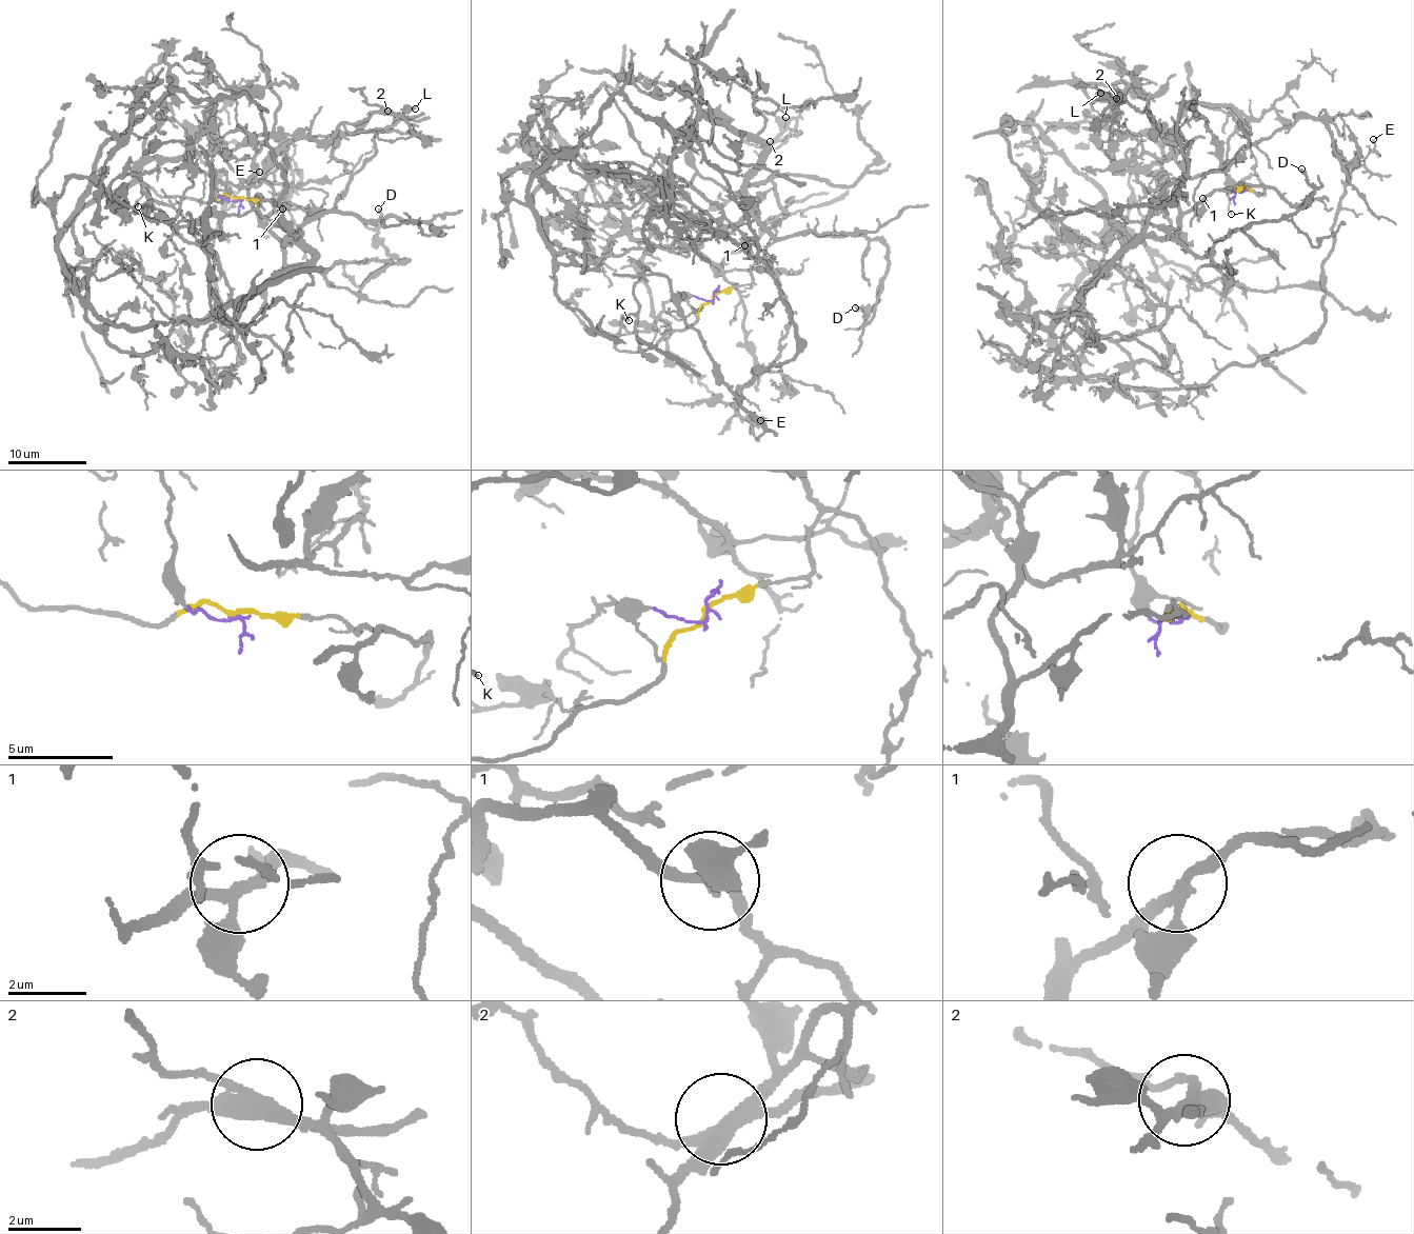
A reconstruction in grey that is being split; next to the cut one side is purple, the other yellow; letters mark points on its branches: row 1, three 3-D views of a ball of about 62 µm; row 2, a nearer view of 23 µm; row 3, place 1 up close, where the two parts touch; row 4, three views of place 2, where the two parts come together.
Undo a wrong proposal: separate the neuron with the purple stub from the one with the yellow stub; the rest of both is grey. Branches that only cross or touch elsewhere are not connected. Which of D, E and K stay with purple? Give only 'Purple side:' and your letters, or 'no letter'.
Purple side: E

